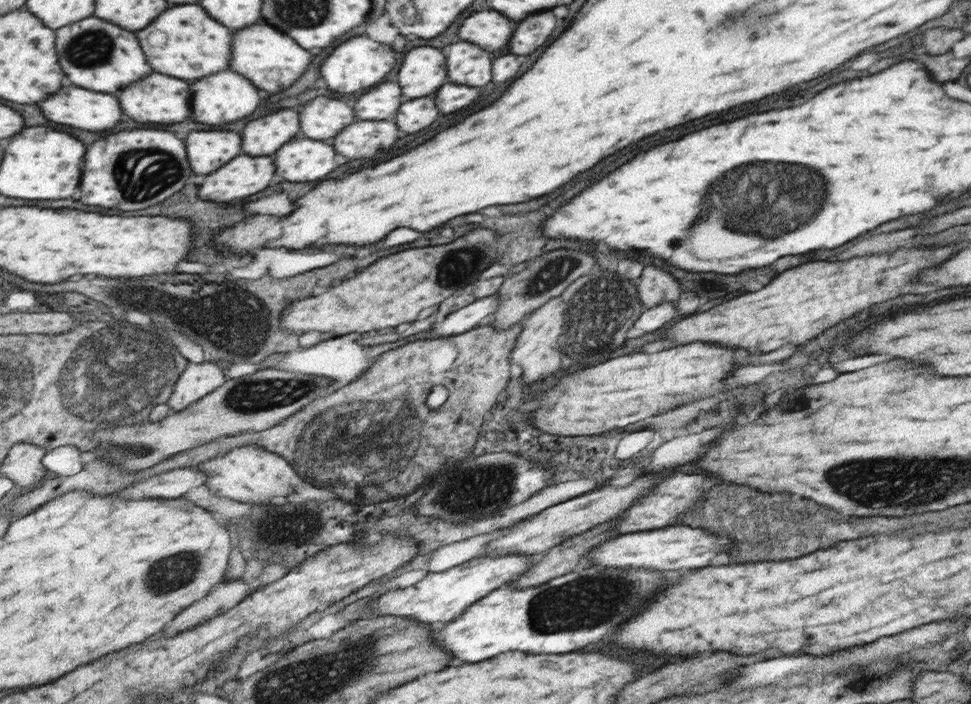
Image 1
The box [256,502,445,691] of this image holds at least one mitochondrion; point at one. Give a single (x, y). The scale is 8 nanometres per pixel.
(301, 527)

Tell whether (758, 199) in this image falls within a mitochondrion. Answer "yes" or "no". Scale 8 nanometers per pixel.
yes

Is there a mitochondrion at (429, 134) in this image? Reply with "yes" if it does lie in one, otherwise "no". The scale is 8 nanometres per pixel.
no

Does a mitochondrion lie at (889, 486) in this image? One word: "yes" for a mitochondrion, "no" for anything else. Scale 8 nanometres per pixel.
yes

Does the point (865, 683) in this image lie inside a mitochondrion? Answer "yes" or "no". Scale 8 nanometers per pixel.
yes

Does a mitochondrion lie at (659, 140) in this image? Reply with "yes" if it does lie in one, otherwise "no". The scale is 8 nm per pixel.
no

